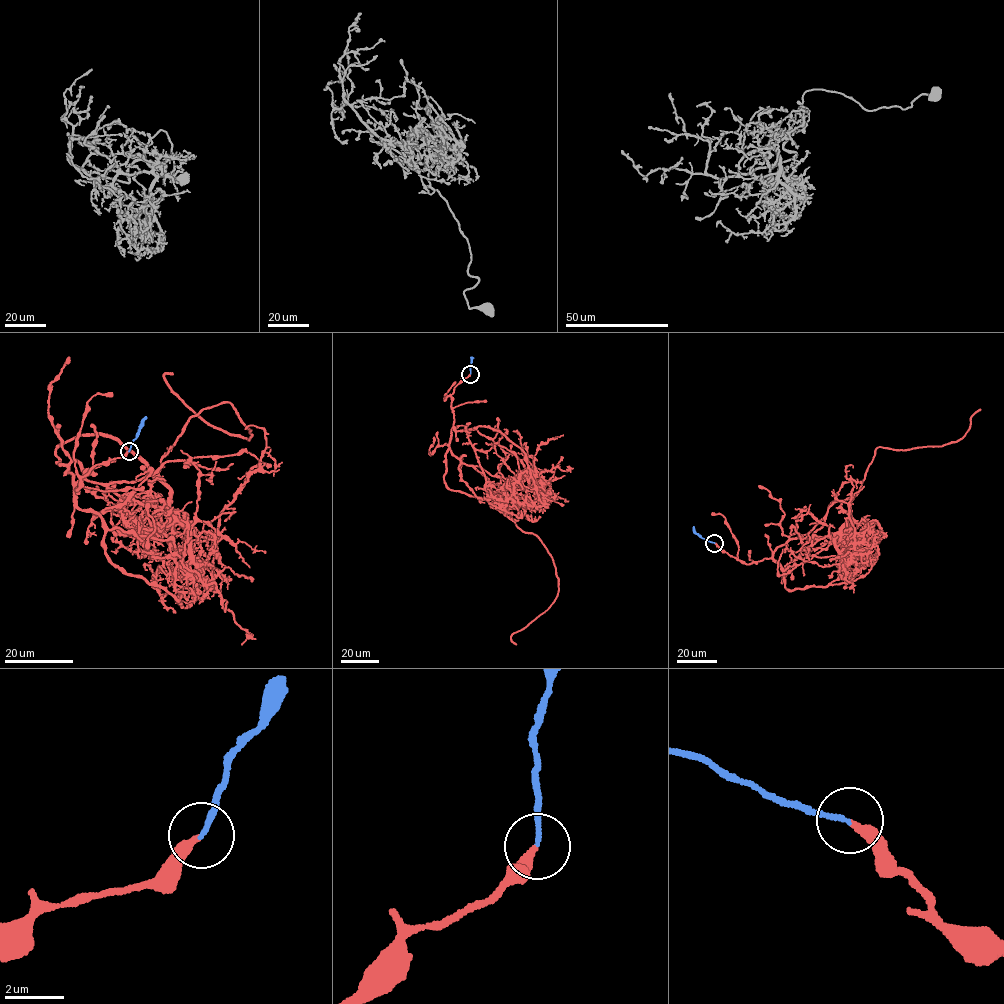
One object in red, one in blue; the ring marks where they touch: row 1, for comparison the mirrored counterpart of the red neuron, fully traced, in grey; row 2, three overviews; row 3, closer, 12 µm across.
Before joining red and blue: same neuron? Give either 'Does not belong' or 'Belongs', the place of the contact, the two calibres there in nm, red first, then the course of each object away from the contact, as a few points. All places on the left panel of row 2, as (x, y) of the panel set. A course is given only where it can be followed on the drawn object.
Belongs. Place: (129, 451). Thickness 280 nm (red) against 130 nm. Course of red: (129, 451), (78, 492), (55, 449), (115, 437), (156, 475), (227, 402), (251, 435), (173, 373). Course of blue: (129, 451), (146, 416)

